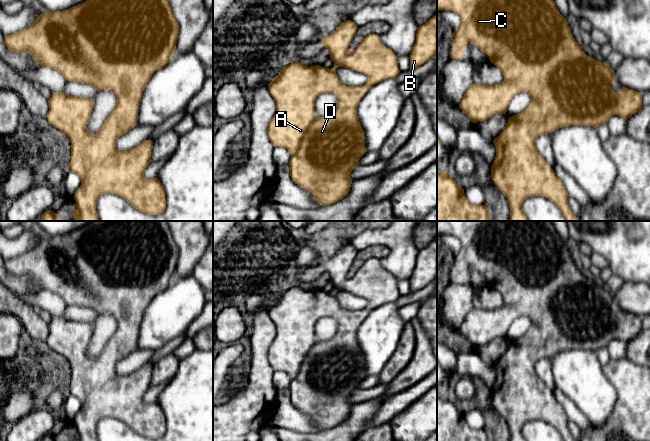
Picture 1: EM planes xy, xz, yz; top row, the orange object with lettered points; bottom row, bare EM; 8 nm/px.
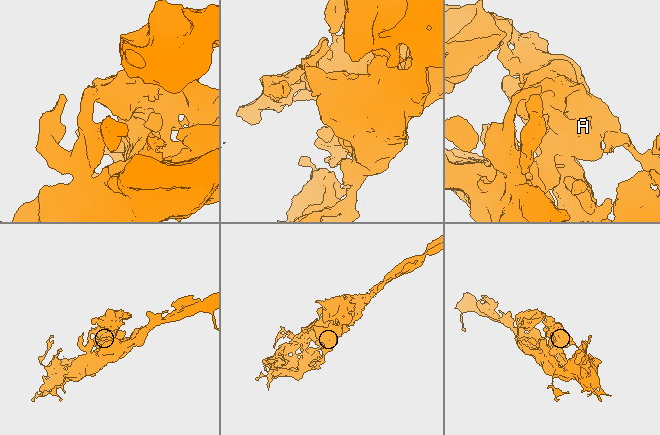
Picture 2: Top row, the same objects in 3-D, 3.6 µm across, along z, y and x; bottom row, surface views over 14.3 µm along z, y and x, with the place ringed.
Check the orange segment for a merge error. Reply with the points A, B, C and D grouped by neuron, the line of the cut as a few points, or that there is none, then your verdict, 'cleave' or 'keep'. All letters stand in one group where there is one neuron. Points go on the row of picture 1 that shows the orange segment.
groups A B C D; cut none; keep

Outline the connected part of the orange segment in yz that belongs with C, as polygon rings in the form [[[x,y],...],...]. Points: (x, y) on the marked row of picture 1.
[[[437,0],[437,10],[443,9],[457,13],[461,19],[459,28],[452,33],[454,39],[451,43],[453,50],[450,52],[450,58],[462,60],[470,42],[489,56],[490,62],[504,77],[504,81],[498,85],[473,83],[467,89],[459,107],[471,122],[485,121],[497,113],[506,114],[512,98],[517,93],[526,92],[531,97],[530,105],[523,112],[509,117],[505,129],[493,140],[496,157],[491,166],[491,178],[507,199],[510,221],[528,221],[523,202],[530,196],[543,196],[554,202],[566,221],[580,221],[568,204],[569,195],[564,184],[538,152],[536,139],[569,125],[597,128],[601,124],[607,124],[614,115],[627,120],[643,105],[641,93],[624,86],[621,92],[612,91],[615,72],[605,62],[590,58],[584,53],[575,41],[566,18],[560,14],[553,0]]]

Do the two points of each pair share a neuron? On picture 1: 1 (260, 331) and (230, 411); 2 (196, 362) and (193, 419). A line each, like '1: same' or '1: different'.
1: same
2: same

